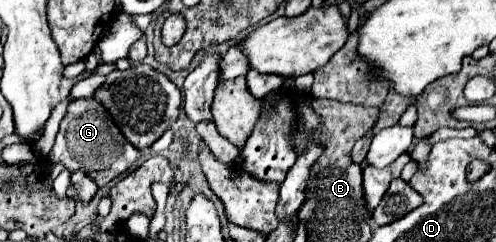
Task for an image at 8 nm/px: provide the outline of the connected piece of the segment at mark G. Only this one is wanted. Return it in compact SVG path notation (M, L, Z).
M81 98L69 104L65 118L61 120L61 128L51 150L51 160L55 164L63 164L71 172L83 170L99 188L103 188L113 178L127 172L135 164L139 154L141 152L123 138L123 134L113 124L111 116L107 116L103 106L91 102L91 98Z

